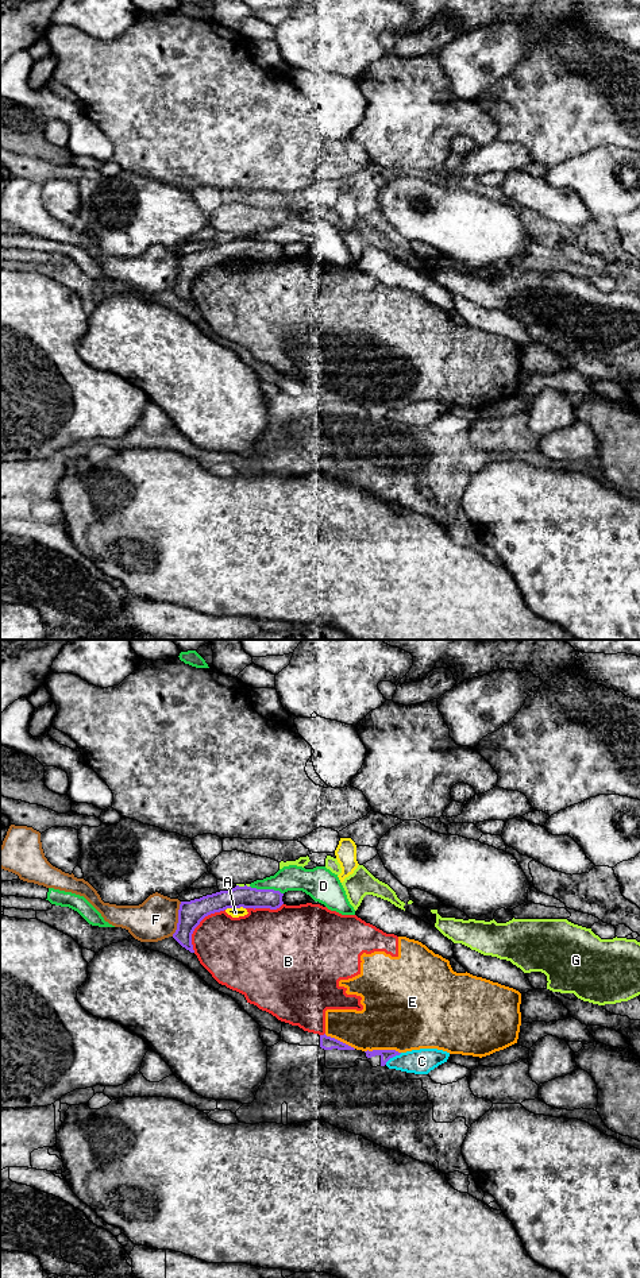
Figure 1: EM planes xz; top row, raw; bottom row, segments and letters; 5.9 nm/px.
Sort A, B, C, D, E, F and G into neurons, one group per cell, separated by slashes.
A / B E / C / D / F / G

